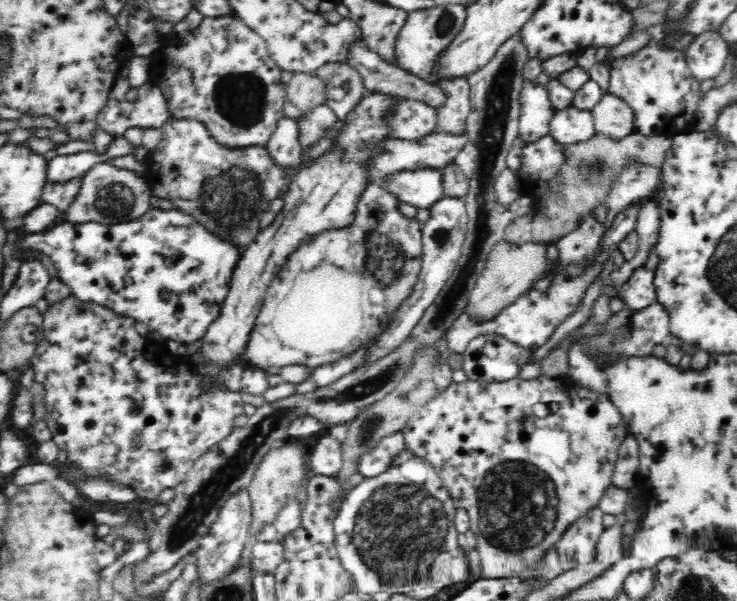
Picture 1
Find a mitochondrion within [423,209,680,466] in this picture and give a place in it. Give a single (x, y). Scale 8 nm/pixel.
(626, 331)

